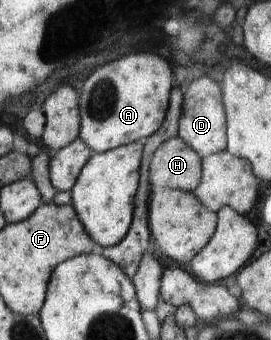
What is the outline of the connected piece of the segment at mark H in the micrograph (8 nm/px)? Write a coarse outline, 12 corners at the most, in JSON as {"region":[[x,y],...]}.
{"region":[[180,137],[149,166],[153,188],[193,191],[202,158]]}

